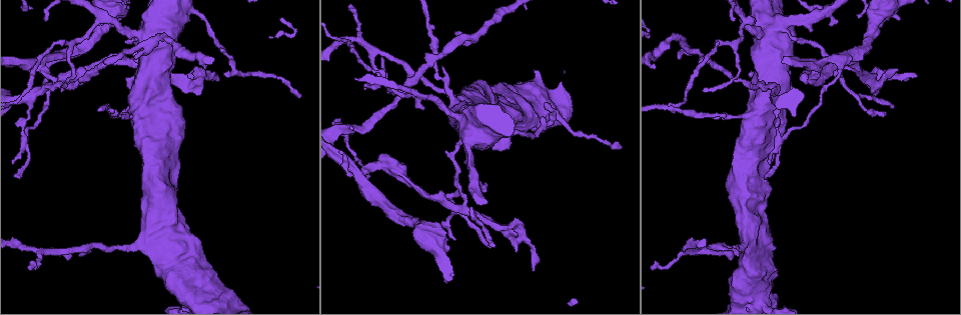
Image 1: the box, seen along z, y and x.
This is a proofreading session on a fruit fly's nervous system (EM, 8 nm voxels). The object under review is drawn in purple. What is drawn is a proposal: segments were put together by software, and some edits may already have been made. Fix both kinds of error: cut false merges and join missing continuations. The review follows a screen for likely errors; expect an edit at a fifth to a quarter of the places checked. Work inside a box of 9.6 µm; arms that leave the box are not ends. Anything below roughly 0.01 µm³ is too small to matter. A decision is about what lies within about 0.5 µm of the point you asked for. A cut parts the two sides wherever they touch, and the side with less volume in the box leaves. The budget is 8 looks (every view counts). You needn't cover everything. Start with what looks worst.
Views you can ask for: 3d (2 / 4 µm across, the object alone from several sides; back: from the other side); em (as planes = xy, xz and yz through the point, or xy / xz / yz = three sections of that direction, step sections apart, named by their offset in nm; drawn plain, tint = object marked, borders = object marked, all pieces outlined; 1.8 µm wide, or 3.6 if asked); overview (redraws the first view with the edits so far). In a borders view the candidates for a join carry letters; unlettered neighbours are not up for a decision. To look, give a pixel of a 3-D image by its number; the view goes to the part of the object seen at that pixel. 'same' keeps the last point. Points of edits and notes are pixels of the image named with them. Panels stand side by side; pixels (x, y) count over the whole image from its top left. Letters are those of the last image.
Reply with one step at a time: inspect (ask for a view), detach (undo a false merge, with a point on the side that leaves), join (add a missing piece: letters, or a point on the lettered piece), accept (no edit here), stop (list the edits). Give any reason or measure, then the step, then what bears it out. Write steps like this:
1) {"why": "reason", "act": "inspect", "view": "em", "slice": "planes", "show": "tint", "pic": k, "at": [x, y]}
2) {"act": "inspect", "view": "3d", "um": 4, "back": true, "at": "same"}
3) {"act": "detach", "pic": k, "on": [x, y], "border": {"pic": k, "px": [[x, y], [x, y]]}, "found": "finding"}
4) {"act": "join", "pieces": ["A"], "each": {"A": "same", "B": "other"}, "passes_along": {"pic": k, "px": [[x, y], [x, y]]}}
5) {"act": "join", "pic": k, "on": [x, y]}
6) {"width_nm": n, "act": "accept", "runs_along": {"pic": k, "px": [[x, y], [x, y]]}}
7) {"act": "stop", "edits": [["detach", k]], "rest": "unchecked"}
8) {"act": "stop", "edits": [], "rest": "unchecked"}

{"why": "sharp bend", "act": "inspect", "view": "3d", "um": 4, "pic": 1, "at": [47, 58]}

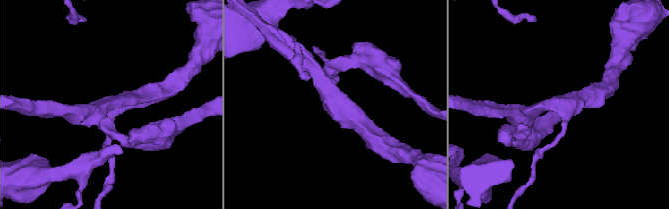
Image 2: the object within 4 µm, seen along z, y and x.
{"why": "need the tissue", "act": "inspect", "view": "em", "slice": "xz", "step": 16, "show": "plain", "pic": 2, "at": [562, 105]}

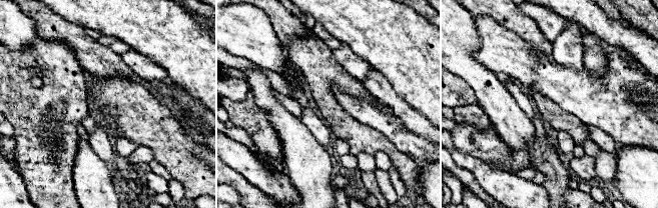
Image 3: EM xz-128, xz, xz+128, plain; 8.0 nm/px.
{"act": "inspect", "view": "em", "slice": "xz", "step": 16, "show": "borders", "at": "same"}

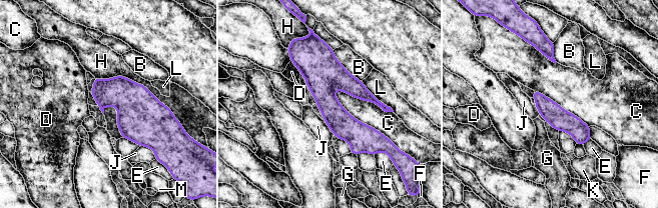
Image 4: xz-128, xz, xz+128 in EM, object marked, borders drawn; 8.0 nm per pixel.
{"longest_contact_nm": ["H", 700], "act": "accept", "each": {"B": "other", "C": "other", "D": "other", "E": "other", "F": "other", "G": "other", "H": "other", "J": "other", "K": "other", "L": "other", "M": "other"}, "runs_along": {"pic": 4, "px": [[318, 45], [326, 102], [369, 149]]}, "found": "continuous, no second neuron"}

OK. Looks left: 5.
{"why": "three-way junction", "act": "inspect", "view": "em", "slice": "xy", "step": 8, "show": "tint", "pic": 1, "at": [29, 99]}

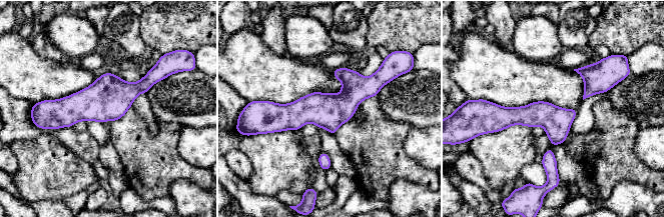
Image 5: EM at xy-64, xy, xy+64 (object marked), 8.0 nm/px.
{"why": "cut it another way", "act": "inspect", "view": "em", "slice": "planes", "show": "borders", "at": "same"}

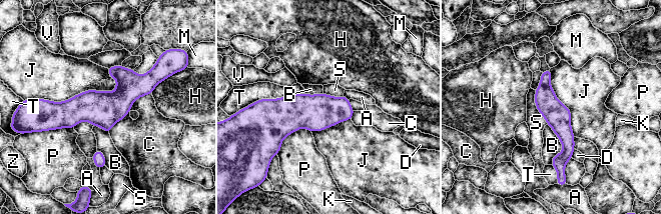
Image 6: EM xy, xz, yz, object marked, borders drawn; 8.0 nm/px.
{"width_nm": 200, "act": "accept", "each": {"A": "other", "B": "other", "C": "other", "D": "other", "H": "other", "J": "other", "K": "other", "M": "other", "P": "other", "S": "other", "T": "other", "V": "other", "Z": "other"}, "border": {"pic": 6, "px": [[116, 79], [112, 91], [36, 99]]}, "found": "one neuron here"}

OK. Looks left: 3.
{"why": "thick turns thin", "act": "inspect", "view": "em", "um": 3.6, "slice": "planes", "show": "tint", "pic": 1, "at": [780, 25]}

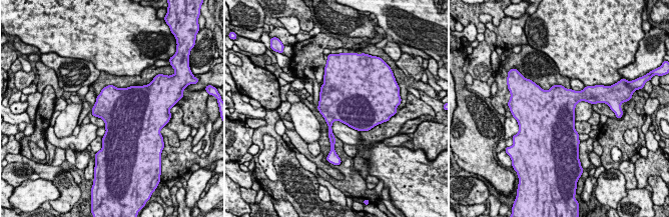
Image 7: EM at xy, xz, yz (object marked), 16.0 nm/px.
{"act": "inspect", "view": "em", "um": 3.6, "slice": "planes", "show": "borders", "at": "same"}

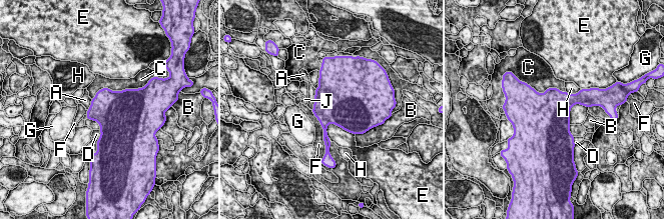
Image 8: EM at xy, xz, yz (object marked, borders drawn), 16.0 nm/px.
{"width_nm": 700, "act": "accept", "each": {"A": "other", "B": "other", "C": "other", "D": "other", "E": "other", "F": "other", "G": "other", "H": "other", "J": "other"}, "border": {"pic": 8, "px": [[325, 129], [334, 123], [355, 134]]}, "found": "all the same neuron"}

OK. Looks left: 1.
{"act": "stop", "edits": [], "rest": "unchecked"}

